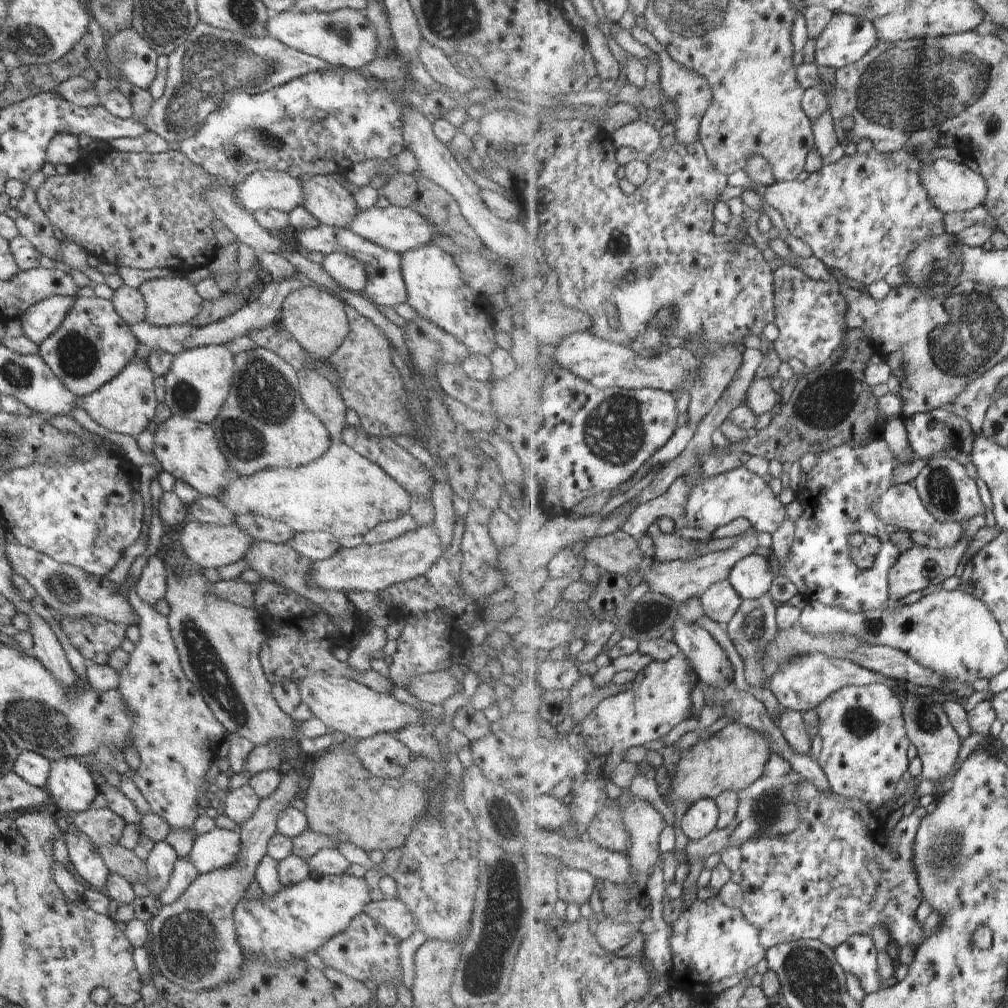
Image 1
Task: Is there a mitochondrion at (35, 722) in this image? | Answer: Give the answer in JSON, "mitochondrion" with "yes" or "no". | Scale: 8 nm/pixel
{"mitochondrion":"yes"}

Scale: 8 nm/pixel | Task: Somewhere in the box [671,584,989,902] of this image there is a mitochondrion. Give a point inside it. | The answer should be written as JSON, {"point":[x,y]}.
{"point":[945,853]}

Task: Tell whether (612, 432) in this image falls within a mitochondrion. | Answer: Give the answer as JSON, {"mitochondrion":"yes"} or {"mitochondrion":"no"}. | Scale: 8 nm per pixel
{"mitochondrion":"yes"}

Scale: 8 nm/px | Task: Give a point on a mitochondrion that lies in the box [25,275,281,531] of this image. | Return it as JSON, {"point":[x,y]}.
{"point":[77,355]}

